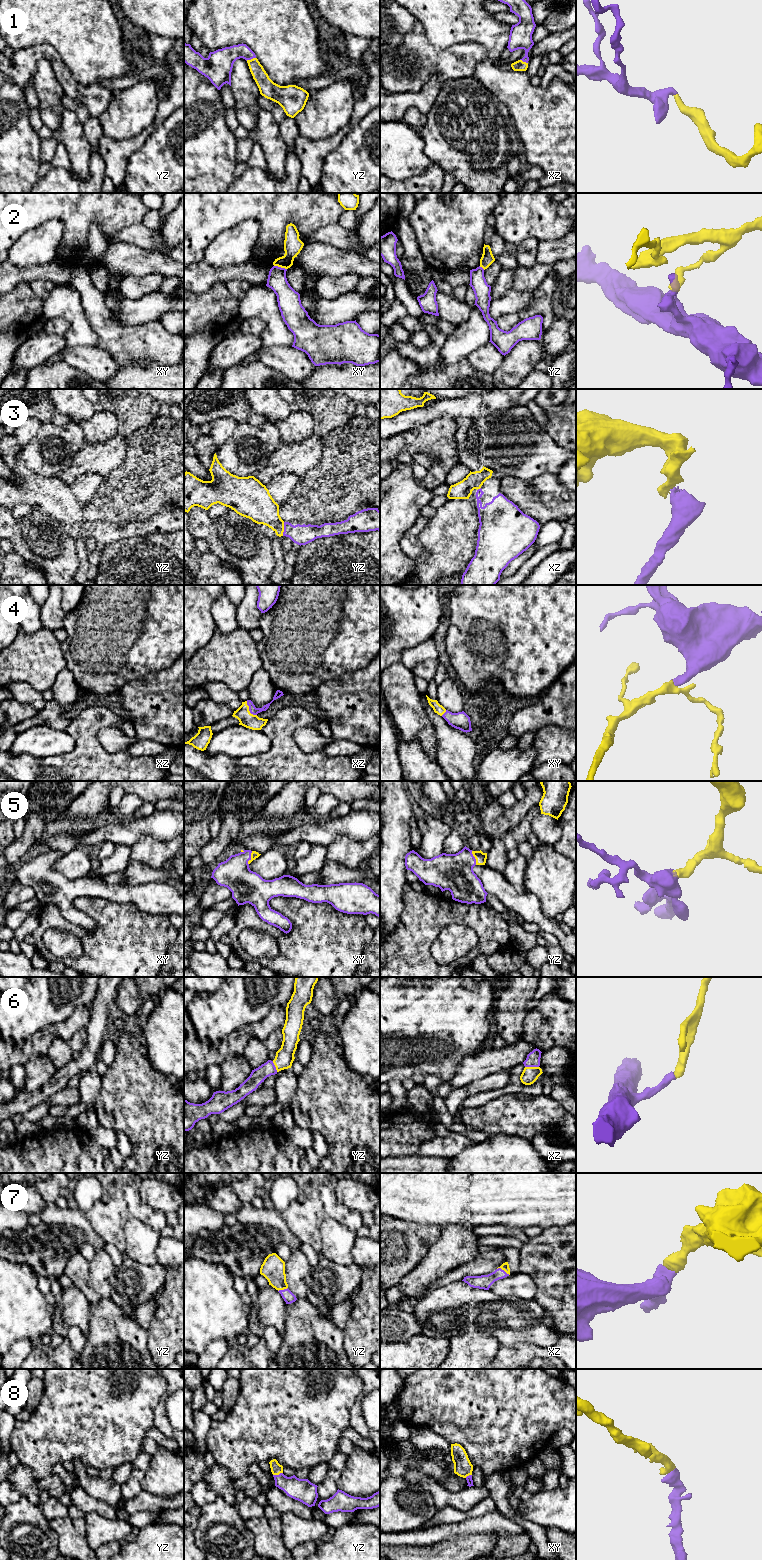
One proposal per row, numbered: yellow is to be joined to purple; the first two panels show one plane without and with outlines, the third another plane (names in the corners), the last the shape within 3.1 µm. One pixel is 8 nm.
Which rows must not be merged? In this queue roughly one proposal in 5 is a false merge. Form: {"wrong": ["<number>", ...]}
{"wrong": ["2"]}

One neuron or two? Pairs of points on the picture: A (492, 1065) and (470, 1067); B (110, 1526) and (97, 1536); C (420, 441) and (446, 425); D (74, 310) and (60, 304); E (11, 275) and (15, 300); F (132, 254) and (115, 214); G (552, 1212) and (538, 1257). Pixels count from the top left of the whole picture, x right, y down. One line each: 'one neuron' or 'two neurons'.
A: one neuron
B: one neuron
C: one neuron
D: one neuron
E: two neurons
F: two neurons
G: two neurons

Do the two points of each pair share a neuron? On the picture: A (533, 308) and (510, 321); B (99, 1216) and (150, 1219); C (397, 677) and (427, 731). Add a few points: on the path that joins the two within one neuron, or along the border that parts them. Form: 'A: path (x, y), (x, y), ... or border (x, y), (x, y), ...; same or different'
A: path (527, 313), (516, 318); same
B: path (112, 1212), (137, 1212); same
C: path (399, 690), (407, 711), (414, 718); same

